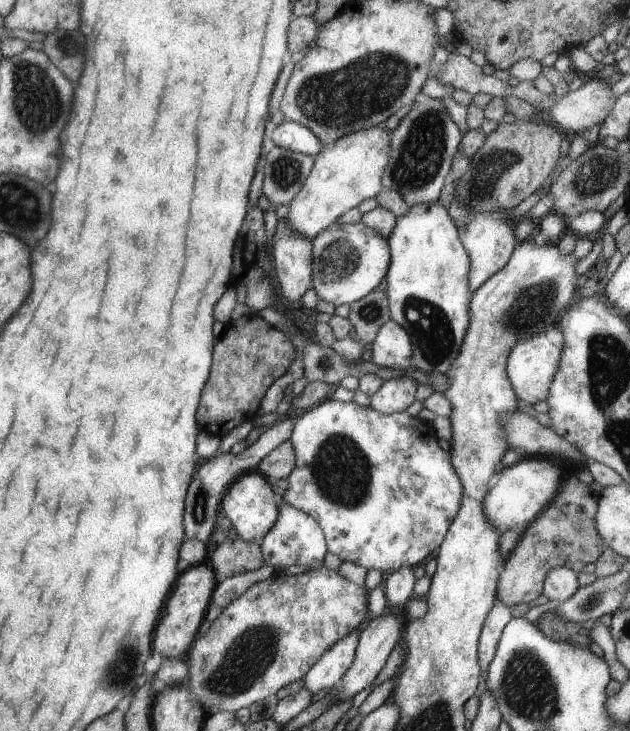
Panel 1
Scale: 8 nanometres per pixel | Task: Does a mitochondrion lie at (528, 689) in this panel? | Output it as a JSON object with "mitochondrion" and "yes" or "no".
{"mitochondrion":"yes"}

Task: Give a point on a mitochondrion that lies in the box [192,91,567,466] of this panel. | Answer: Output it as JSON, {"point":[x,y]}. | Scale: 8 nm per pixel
{"point":[420,158]}

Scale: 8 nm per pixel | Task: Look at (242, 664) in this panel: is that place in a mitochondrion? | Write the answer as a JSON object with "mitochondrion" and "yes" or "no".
{"mitochondrion":"yes"}

